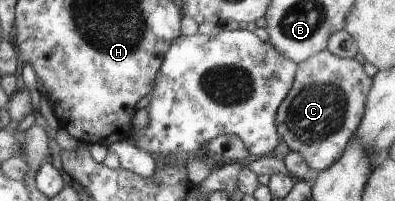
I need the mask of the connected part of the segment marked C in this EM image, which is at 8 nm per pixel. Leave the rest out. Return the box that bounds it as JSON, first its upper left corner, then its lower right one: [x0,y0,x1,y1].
[274,49,372,172]

